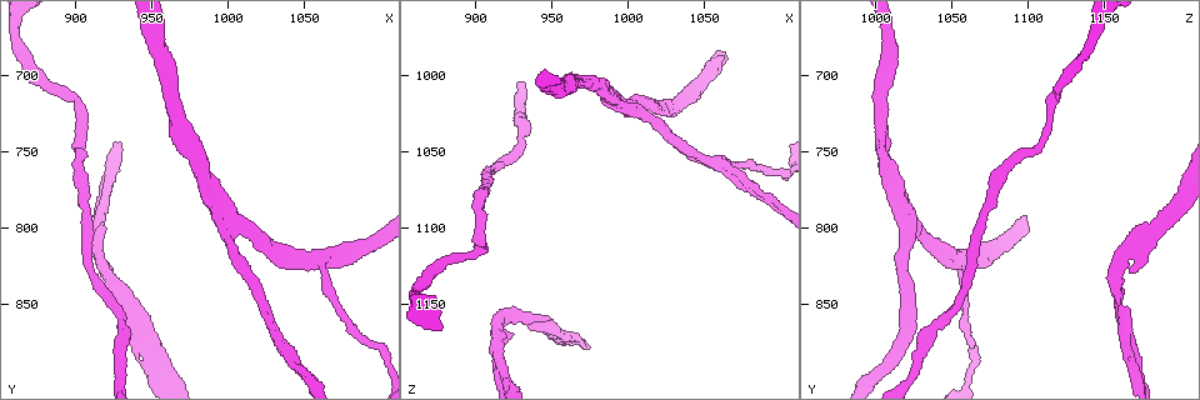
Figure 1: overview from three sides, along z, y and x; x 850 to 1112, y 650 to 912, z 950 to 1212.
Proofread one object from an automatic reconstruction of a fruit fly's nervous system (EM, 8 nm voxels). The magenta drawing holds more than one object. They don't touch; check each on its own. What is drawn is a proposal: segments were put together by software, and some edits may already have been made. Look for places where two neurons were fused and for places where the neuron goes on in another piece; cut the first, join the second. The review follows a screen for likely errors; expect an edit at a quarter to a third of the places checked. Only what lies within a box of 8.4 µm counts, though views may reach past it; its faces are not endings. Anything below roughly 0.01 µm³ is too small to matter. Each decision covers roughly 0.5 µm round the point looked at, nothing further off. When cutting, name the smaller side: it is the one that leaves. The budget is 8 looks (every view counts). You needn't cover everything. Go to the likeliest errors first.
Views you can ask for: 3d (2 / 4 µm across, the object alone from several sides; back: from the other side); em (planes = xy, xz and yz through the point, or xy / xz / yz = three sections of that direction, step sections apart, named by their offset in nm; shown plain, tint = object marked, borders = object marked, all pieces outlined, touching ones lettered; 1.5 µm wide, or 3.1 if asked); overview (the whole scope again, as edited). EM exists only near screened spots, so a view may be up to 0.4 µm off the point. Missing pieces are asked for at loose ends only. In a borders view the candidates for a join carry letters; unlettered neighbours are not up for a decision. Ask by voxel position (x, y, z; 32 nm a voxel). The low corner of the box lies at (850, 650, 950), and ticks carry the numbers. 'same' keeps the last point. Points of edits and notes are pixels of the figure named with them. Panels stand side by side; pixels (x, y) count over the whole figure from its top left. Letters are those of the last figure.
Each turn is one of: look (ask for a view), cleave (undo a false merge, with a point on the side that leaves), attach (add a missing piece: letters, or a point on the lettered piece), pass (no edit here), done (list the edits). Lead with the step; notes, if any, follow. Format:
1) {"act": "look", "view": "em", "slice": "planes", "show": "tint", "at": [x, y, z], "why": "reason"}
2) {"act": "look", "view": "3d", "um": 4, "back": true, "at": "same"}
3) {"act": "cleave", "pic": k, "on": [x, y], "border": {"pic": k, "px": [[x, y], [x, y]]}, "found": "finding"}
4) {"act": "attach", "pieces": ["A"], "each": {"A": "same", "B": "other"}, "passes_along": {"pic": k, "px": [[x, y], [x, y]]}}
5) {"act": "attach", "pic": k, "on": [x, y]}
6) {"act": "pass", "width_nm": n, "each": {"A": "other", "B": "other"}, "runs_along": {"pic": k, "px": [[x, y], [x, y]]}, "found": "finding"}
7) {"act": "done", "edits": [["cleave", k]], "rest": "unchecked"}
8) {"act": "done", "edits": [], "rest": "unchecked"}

{"act": "look", "view": "em", "slice": "planes", "show": "tint", "at": [1060, 822, 1058], "why": "abrupt turn"}

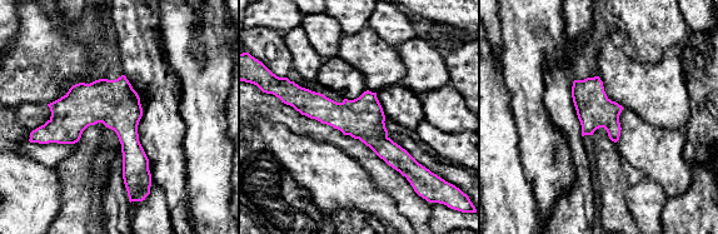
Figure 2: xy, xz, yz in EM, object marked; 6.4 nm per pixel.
{"act": "look", "view": "em", "slice": "planes", "show": "borders", "at": "same"}

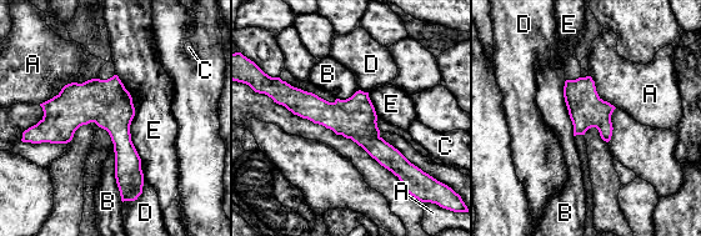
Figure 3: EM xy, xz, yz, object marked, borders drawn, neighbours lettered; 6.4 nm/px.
{"act": "pass", "each": {"A": "other", "B": "other", "C": "other", "D": "other", "E": "other"}, "border": {"pic": 3, "px": [[565, 80], [564, 101], [574, 136]]}, "found": "one neuron here"}

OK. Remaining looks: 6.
{"act": "look", "view": "3d", "um": 4, "at": [1008, 796, 1026]}

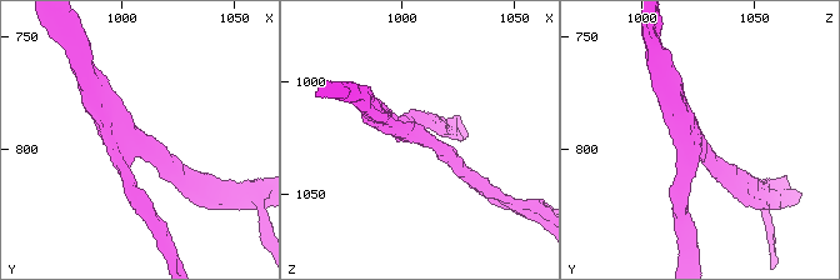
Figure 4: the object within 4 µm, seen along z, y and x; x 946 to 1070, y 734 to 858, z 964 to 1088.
{"act": "look", "view": "em", "slice": "xy", "step": 8, "show": "tint", "at": [1008, 797, 1025], "why": "shape alone is not enough"}

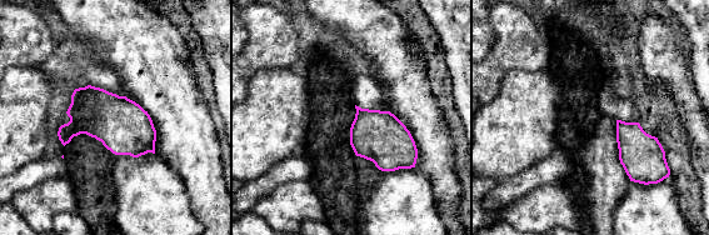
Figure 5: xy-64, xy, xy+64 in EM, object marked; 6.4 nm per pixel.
{"act": "look", "view": "em", "slice": "xy", "step": 8, "show": "borders", "at": "same"}

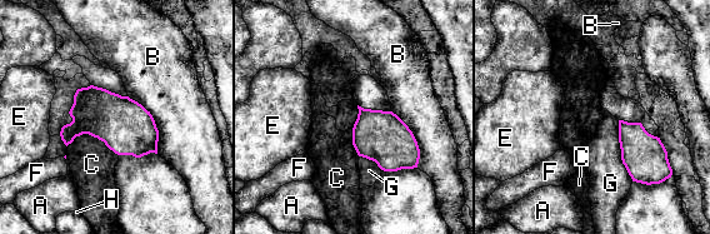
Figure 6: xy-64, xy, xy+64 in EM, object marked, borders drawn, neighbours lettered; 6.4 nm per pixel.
{"act": "pass", "each": {"A": "other", "B": "other", "C": "other", "E": "other", "F": "other", "G": "other", "H": "other"}, "border": {"pic": 6, "px": [[66, 145], [90, 134], [118, 155]]}, "found": "continuous, no second neuron"}

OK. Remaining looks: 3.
{"act": "look", "view": "3d", "um": 4, "at": [912, 814, 1164], "why": "a fork"}

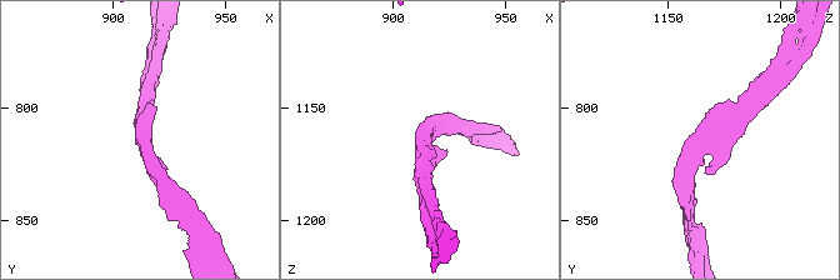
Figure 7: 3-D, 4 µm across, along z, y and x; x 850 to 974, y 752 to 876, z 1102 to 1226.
{"act": "look", "view": "em", "slice": "planes", "show": "tint", "at": [914, 815, 1165], "why": "need the tissue"}

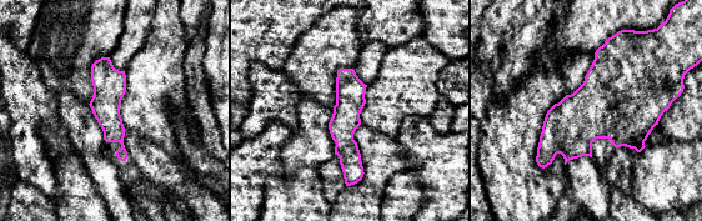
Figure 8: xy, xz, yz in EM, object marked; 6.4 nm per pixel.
{"act": "look", "view": "em", "slice": "planes", "show": "borders", "at": "same", "why": "what lies round it"}

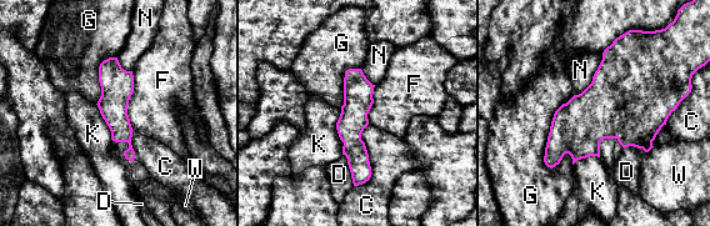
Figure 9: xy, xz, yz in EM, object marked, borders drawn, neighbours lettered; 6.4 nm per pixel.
{"act": "pass", "each": {"C": "other", "D": "other", "F": "other", "G": "other", "K": "other", "N": "other", "W": "other"}, "found": "one neuron here"}

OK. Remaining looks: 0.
{"act": "done", "edits": [], "rest": "unchecked"}

